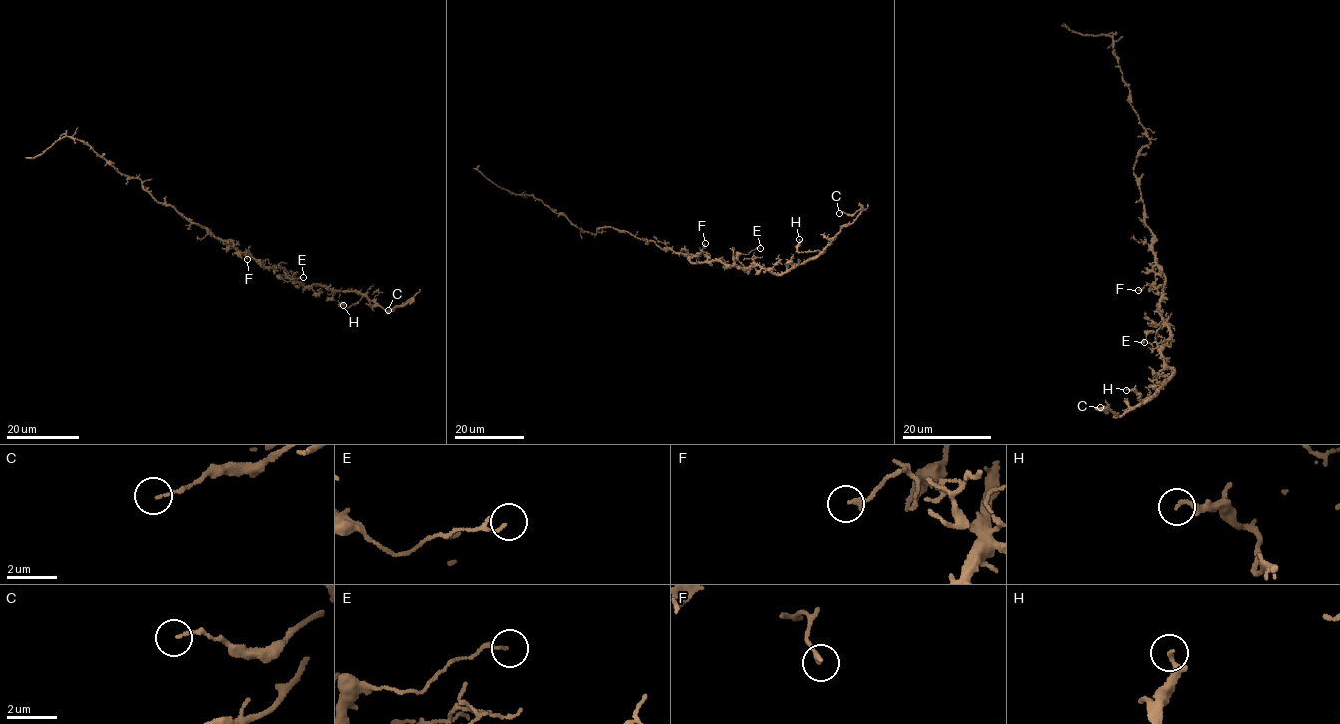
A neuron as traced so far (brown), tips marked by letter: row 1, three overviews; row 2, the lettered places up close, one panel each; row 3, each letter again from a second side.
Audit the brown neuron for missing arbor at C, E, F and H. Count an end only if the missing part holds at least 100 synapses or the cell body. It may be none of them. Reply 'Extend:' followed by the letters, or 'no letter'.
Extend: no letter

